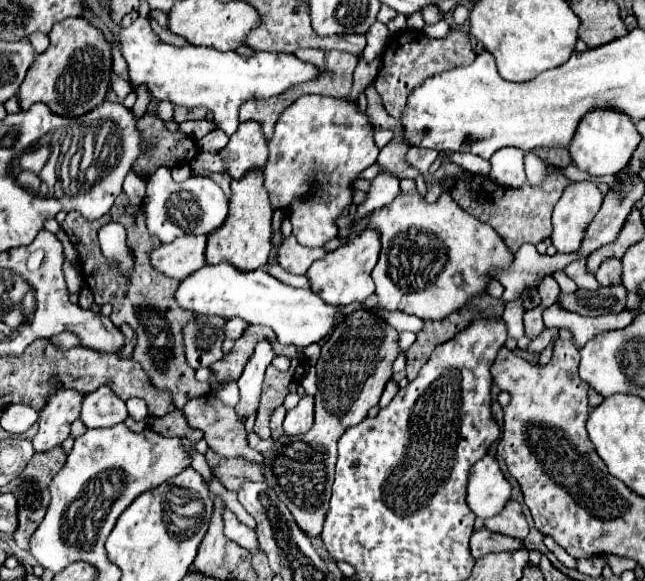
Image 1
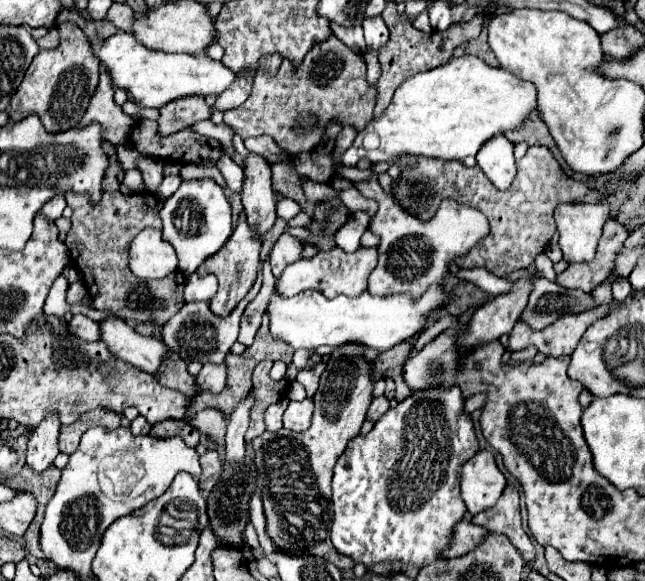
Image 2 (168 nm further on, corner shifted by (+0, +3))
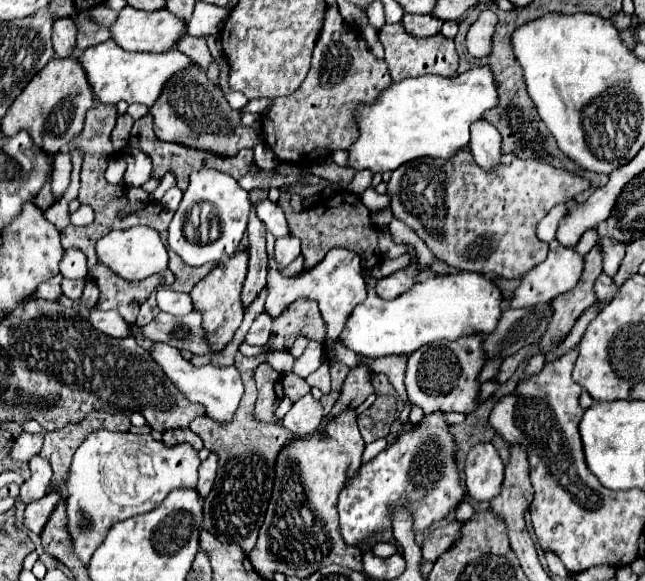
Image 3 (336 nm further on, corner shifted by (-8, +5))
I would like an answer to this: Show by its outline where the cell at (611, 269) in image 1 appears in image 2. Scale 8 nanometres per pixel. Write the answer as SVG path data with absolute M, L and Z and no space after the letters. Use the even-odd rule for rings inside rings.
M610 276L604 284L600 284L594 292L592 292L592 296L596 298L596 306L600 306L600 304L610 304L612 302L612 294L610 294L610 282L614 280L614 276Z

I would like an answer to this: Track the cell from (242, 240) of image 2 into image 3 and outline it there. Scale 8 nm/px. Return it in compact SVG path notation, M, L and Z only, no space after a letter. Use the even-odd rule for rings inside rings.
M236 252L232 258L228 258L224 264L216 264L206 278L202 278L194 290L190 292L194 308L202 310L204 314L204 328L212 334L212 346L216 346L216 352L220 352L236 334L238 326L244 318L244 304L242 304L242 286L248 274L248 252Z

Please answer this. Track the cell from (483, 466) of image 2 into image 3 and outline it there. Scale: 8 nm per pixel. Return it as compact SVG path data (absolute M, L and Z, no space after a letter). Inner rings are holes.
M490 442L478 444L470 450L464 466L464 482L470 498L476 502L490 502L500 494L504 464Z

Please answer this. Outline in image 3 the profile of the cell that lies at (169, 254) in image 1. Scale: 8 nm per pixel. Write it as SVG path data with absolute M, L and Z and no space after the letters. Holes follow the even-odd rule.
M134 226L128 230L114 230L98 240L98 258L106 266L110 266L116 274L126 280L144 280L152 274L160 274L168 268L168 250L154 228L148 226Z

